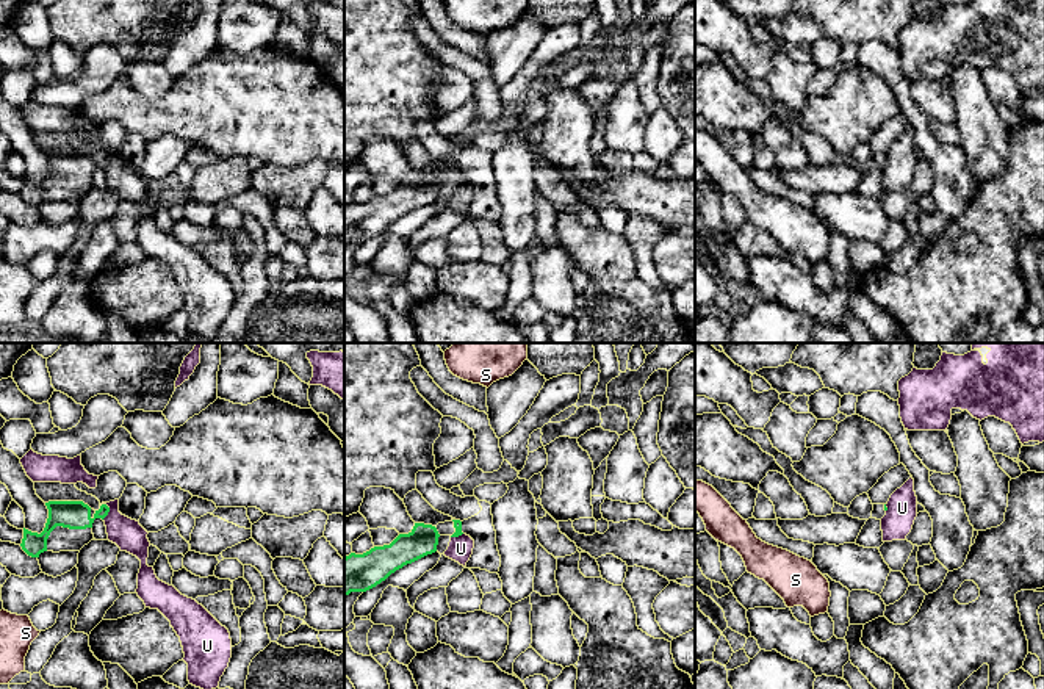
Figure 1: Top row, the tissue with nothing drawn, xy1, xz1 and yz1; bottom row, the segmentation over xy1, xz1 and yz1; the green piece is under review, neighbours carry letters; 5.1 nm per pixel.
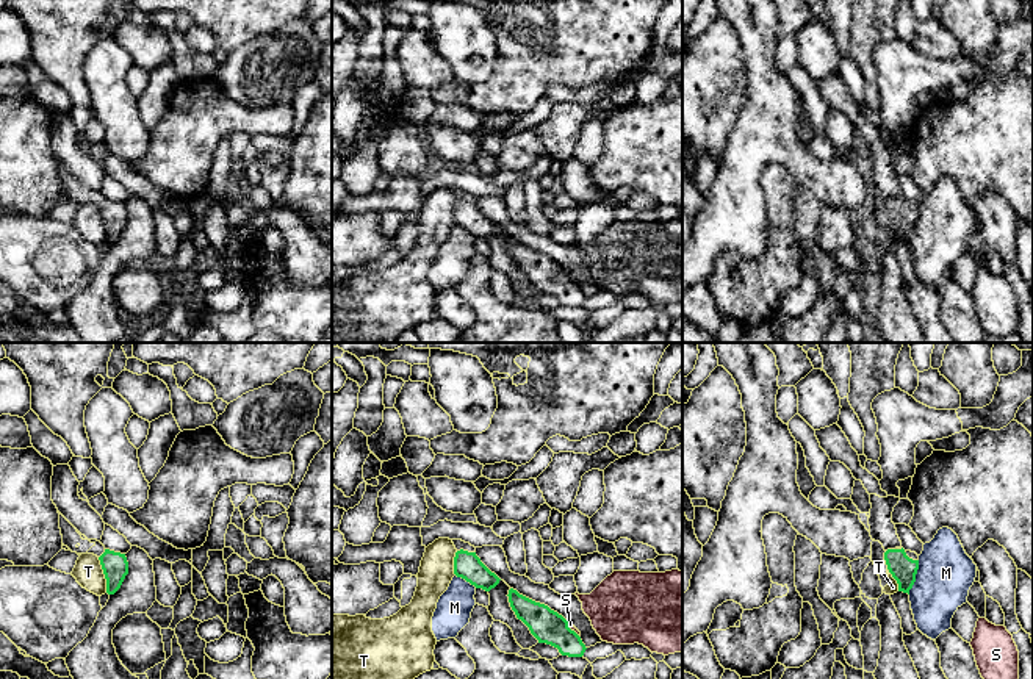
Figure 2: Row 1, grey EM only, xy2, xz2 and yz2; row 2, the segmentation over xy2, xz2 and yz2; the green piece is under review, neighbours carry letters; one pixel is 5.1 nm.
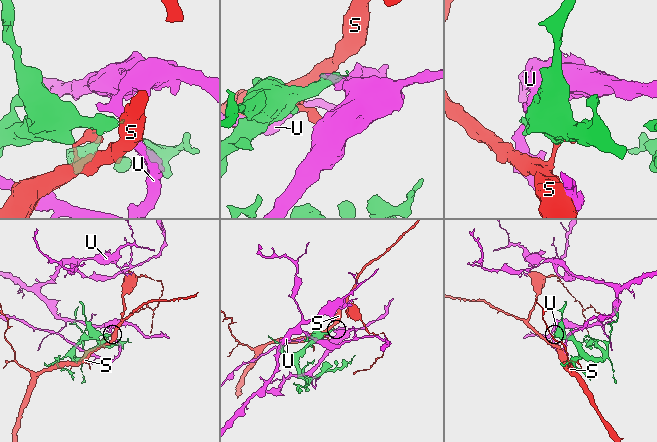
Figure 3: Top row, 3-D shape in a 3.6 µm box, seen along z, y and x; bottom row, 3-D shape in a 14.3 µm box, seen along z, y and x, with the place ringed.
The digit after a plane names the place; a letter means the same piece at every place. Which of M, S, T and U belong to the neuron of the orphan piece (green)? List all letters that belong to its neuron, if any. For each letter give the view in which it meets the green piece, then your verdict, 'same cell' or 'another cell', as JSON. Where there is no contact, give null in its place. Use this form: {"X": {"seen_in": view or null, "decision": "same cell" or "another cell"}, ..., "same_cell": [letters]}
{"M": {"seen_in": "yz2", "decision": "another cell"}, "S": {"seen_in": "xz2", "decision": "another cell"}, "T": {"seen_in": "xy2", "decision": "another cell"}, "U": {"seen_in": "xy1", "decision": "another cell"}, "same_cell": []}

